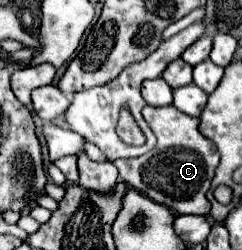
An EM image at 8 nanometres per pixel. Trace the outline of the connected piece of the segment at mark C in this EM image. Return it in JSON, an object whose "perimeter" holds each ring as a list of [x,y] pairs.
{"perimeter":[[[145,106],[143,118],[149,122],[149,128],[157,136],[157,146],[145,156],[131,160],[115,160],[113,164],[119,170],[119,178],[135,188],[137,192],[149,196],[151,200],[179,212],[179,214],[209,214],[207,190],[215,176],[215,168],[219,164],[217,146],[199,132],[199,118],[191,118],[179,112],[175,106]]]}

